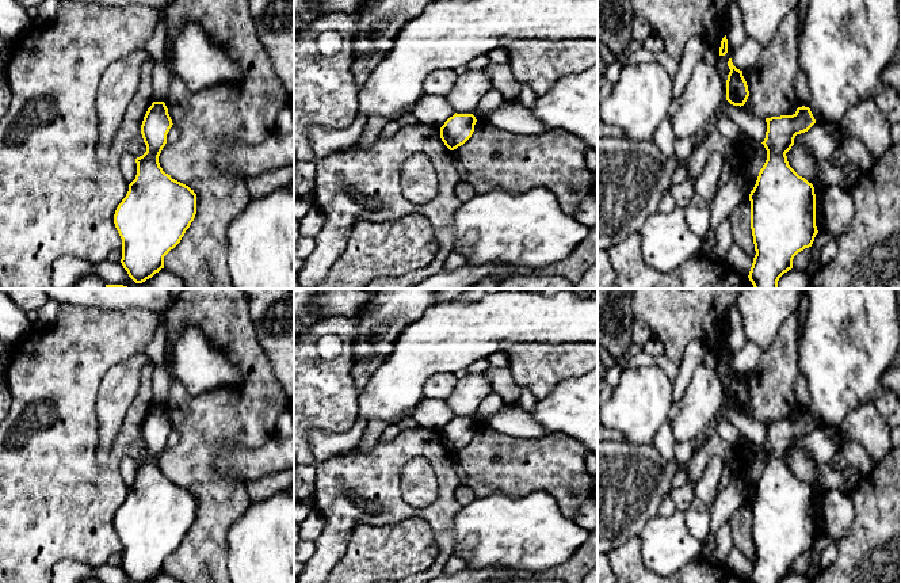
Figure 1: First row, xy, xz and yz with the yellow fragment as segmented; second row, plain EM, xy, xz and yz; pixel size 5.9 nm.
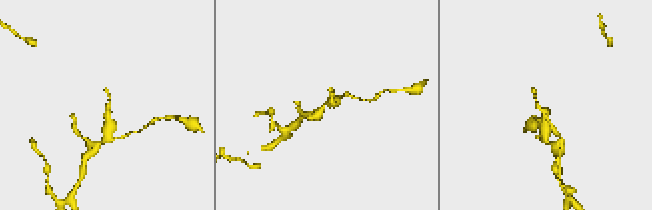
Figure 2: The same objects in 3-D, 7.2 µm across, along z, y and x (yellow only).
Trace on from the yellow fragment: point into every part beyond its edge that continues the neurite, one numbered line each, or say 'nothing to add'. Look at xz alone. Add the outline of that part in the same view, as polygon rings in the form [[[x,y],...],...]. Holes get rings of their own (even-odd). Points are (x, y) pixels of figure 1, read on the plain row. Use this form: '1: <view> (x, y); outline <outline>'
nothing to add

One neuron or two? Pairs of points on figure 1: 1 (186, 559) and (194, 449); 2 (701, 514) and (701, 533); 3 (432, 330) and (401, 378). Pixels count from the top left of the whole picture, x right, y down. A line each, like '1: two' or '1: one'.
1: one
2: one
3: one

